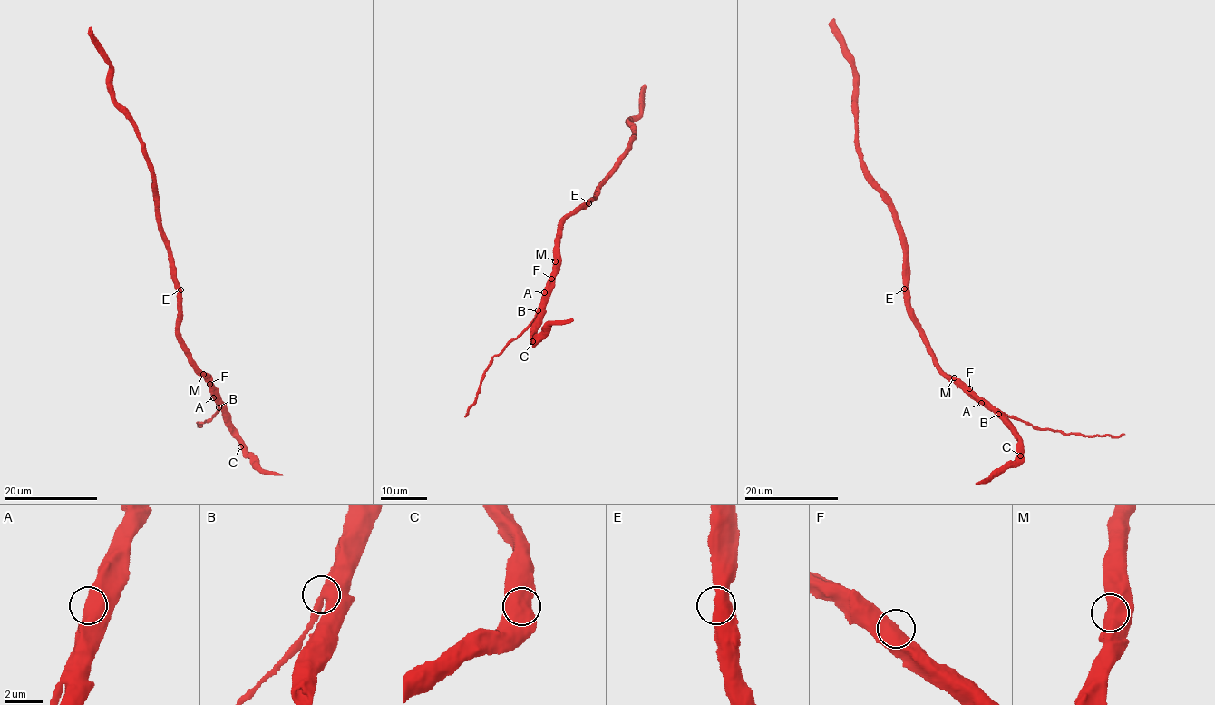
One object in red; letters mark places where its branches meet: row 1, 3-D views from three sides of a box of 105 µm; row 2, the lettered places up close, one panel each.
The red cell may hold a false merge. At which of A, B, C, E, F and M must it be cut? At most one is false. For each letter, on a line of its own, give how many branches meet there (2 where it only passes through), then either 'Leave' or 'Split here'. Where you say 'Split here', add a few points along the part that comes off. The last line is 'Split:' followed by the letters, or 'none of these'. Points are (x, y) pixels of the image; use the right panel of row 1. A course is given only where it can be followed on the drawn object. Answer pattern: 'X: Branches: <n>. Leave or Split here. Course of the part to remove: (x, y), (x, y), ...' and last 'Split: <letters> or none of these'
A: Branches: 1. Leave
B: Branches: 2. Split here. Course of the part to remove: (998, 413), (1013, 416), (1034, 426), (1083, 435), (1124, 435)
C: Branches: 1. Leave
E: Branches: 2. Leave
F: Branches: 1. Leave
M: Branches: 1. Leave
Split: B

